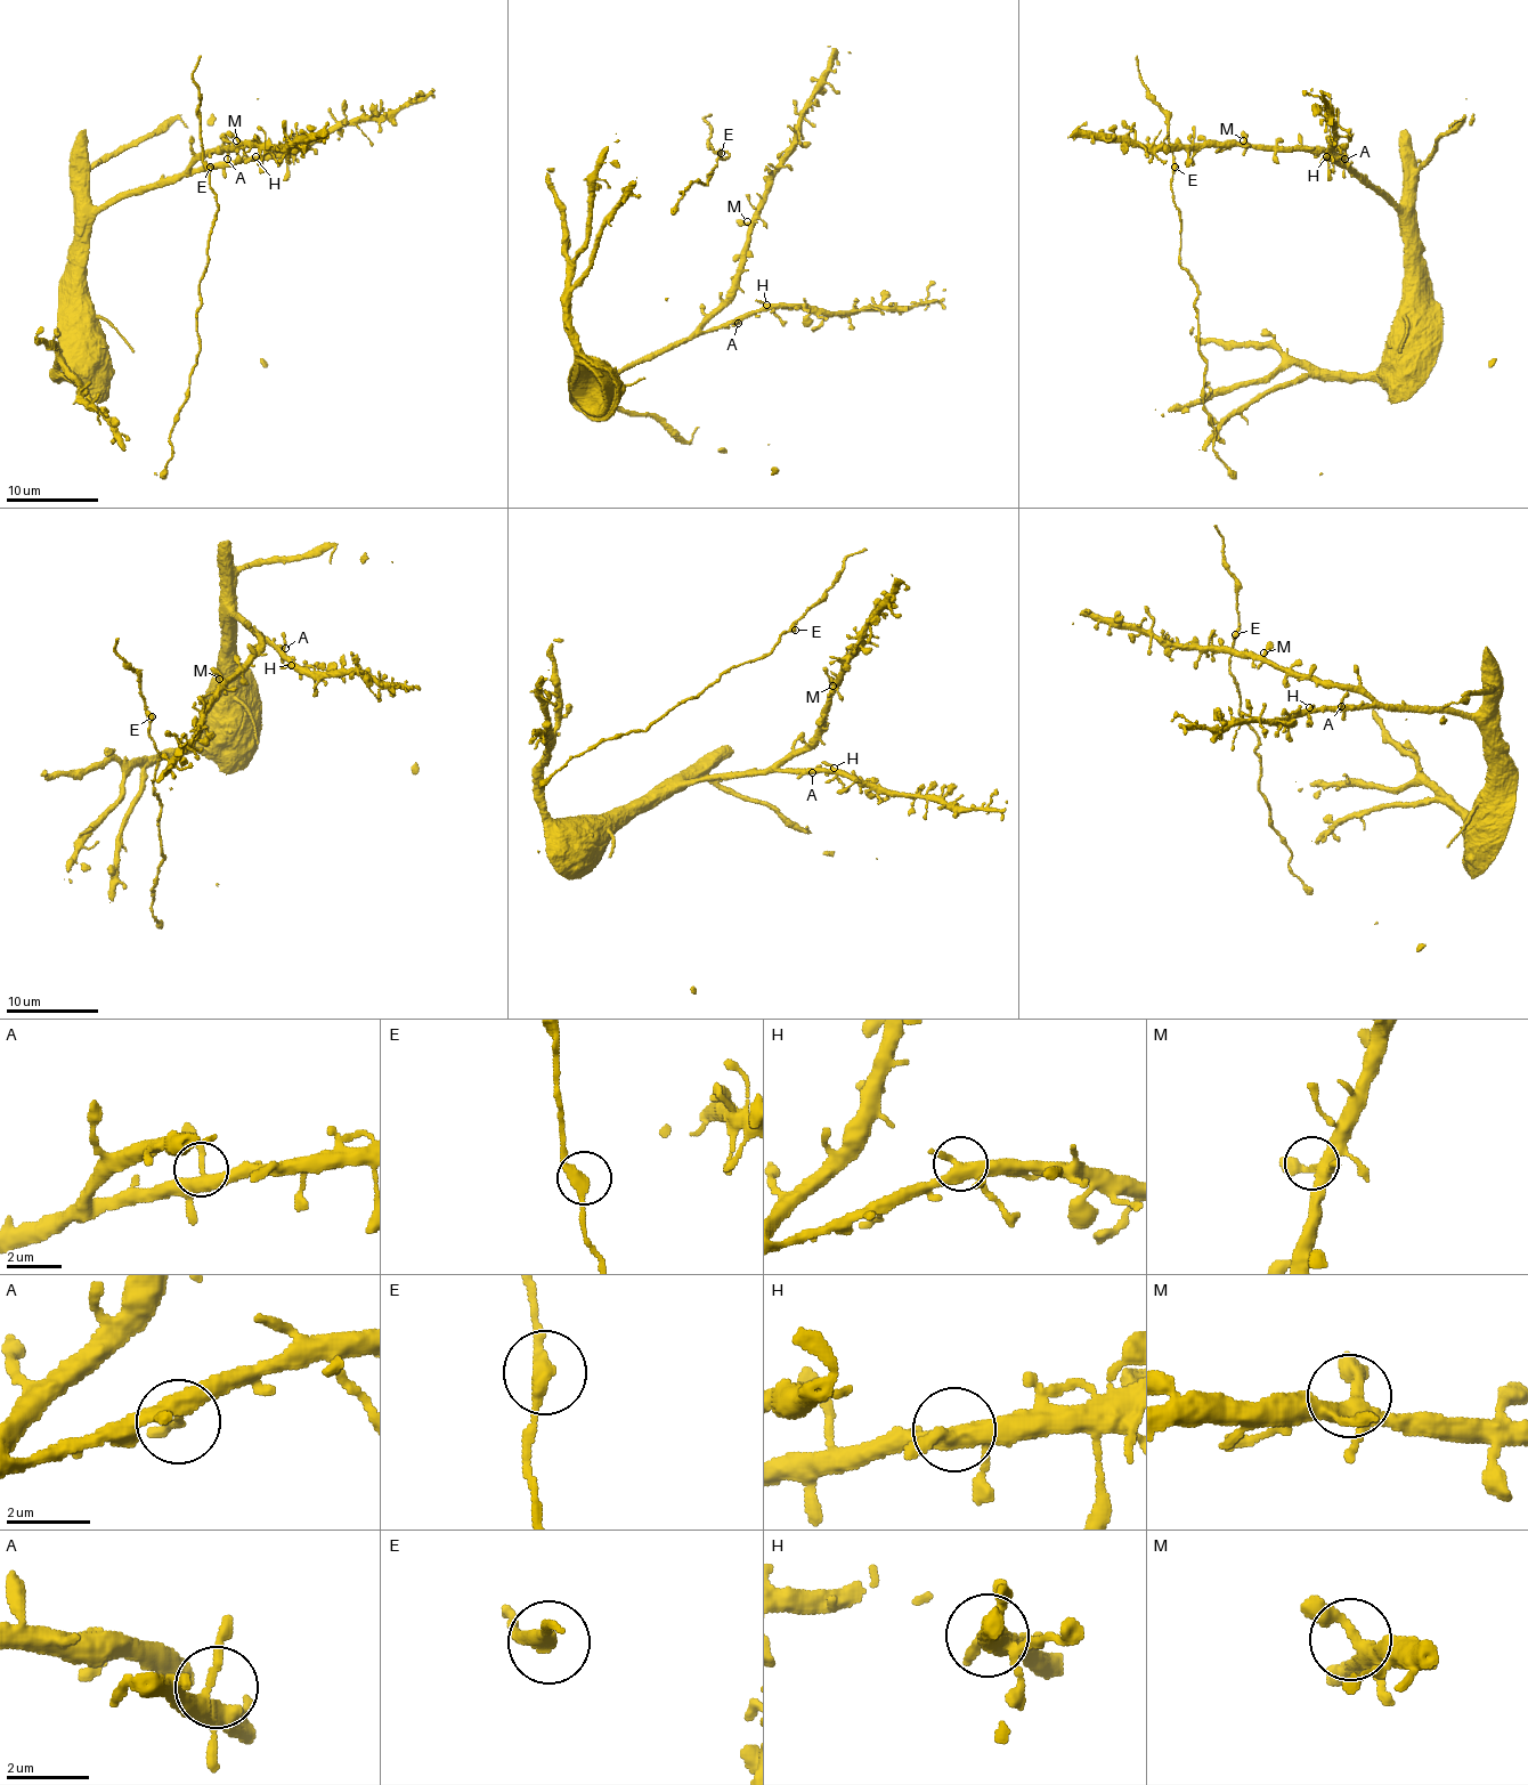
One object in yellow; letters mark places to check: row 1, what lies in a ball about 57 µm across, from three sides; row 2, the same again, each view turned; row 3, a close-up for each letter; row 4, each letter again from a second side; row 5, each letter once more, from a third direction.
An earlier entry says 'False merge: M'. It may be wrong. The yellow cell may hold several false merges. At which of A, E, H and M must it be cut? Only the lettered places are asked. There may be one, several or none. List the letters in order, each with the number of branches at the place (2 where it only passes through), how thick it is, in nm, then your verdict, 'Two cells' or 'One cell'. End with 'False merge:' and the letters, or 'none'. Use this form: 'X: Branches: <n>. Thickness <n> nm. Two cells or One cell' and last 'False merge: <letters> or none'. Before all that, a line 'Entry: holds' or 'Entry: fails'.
Entry: fails
A: Branches: 3. Thickness 280 nm. One cell
E: Branches: 2. Thickness 360 nm. One cell
H: Branches: 5. Thickness 400 nm. One cell
M: Branches: 4. Thickness 340 nm. One cell
False merge: none

